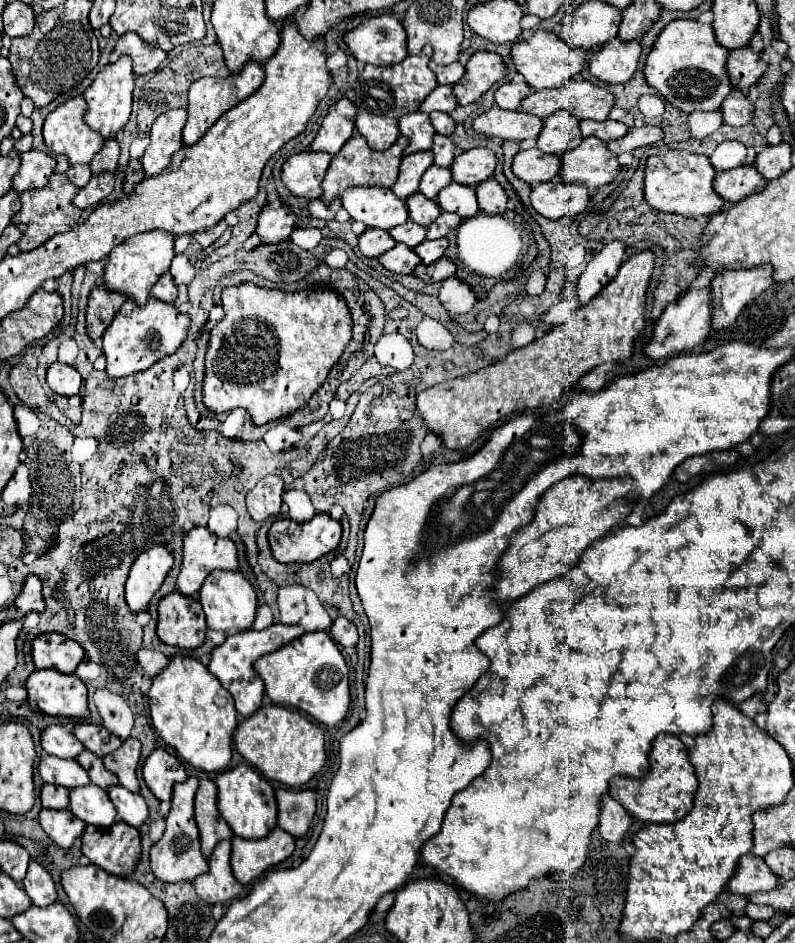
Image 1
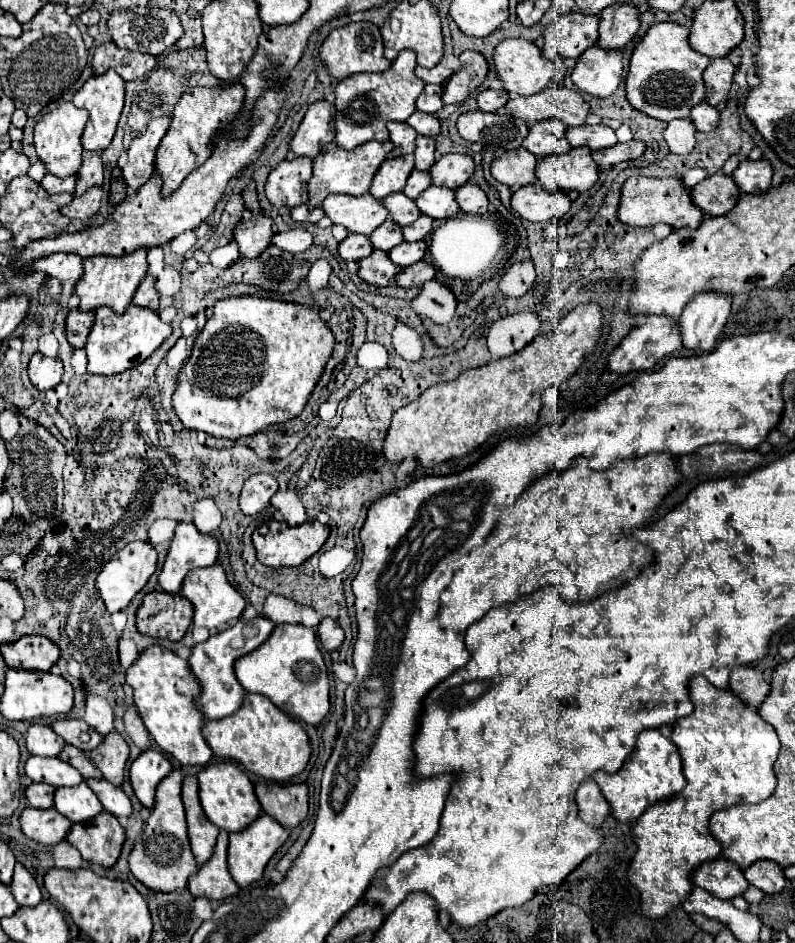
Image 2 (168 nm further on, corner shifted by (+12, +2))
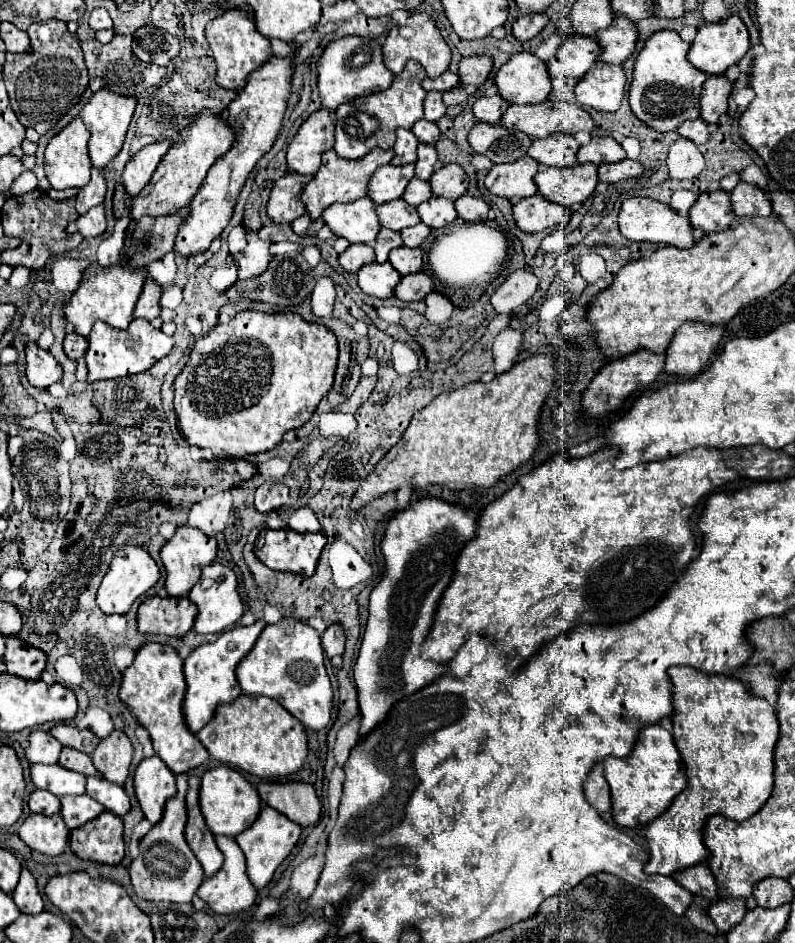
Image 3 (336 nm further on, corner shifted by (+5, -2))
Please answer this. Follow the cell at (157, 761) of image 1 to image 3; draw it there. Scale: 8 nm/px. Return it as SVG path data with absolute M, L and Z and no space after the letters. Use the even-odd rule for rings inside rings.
M156 754L144 758L134 772L134 790L144 816L156 824L162 818L164 802L176 792L174 772Z

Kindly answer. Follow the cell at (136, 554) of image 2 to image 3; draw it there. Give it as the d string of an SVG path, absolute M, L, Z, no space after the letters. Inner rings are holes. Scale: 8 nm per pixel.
M124 546L112 558L112 564L98 588L96 602L104 614L126 614L130 606L136 602L136 598L140 598L146 590L150 590L158 582L158 578L160 578L160 568L152 560L152 556L146 552L146 548Z

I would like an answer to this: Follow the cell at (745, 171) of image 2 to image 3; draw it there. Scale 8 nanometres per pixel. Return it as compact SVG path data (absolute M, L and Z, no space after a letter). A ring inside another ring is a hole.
M740 182L732 192L730 192L732 208L738 218L746 214L758 214L758 216L768 216L772 212L772 204L762 188L750 182Z

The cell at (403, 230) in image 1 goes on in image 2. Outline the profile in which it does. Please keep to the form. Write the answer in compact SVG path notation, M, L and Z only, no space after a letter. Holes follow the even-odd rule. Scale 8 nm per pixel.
M389 218L369 236L371 246L375 250L383 250L389 252L393 246L397 246L399 242L403 242L403 234L401 234L401 226L395 226L395 222L391 222Z

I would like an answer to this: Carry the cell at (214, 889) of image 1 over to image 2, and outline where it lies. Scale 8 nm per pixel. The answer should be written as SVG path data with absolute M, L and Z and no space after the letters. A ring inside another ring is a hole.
M219 832L217 836L217 846L215 846L215 854L209 862L203 864L203 868L199 868L199 872L195 876L189 878L189 892L191 896L203 896L207 900L225 900L231 896L239 894L239 884L233 880L229 868L227 868L227 844L229 844L229 834L227 832Z

